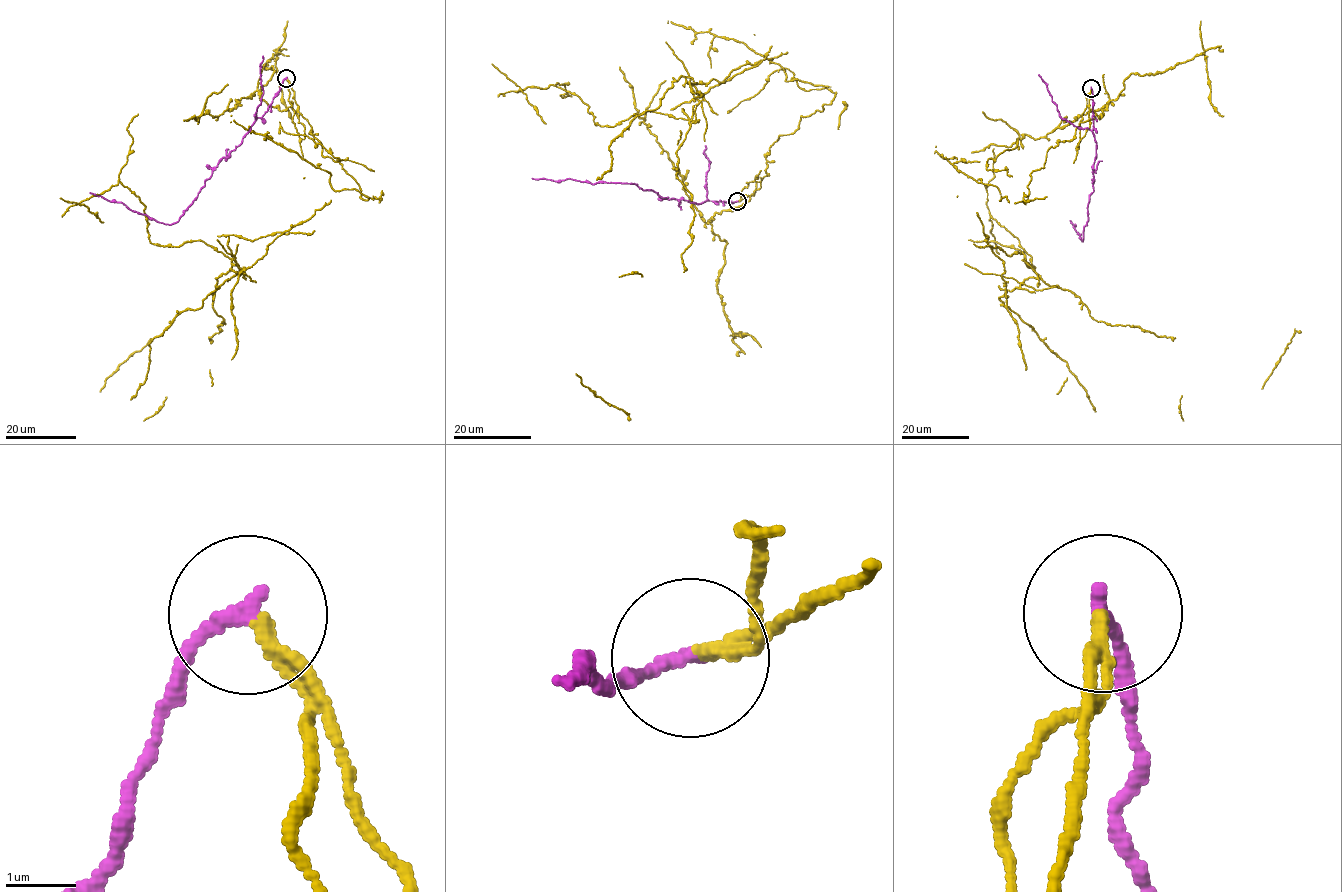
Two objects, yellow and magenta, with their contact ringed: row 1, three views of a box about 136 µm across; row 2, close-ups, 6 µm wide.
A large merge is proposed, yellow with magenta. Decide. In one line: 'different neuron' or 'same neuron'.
different neuron

